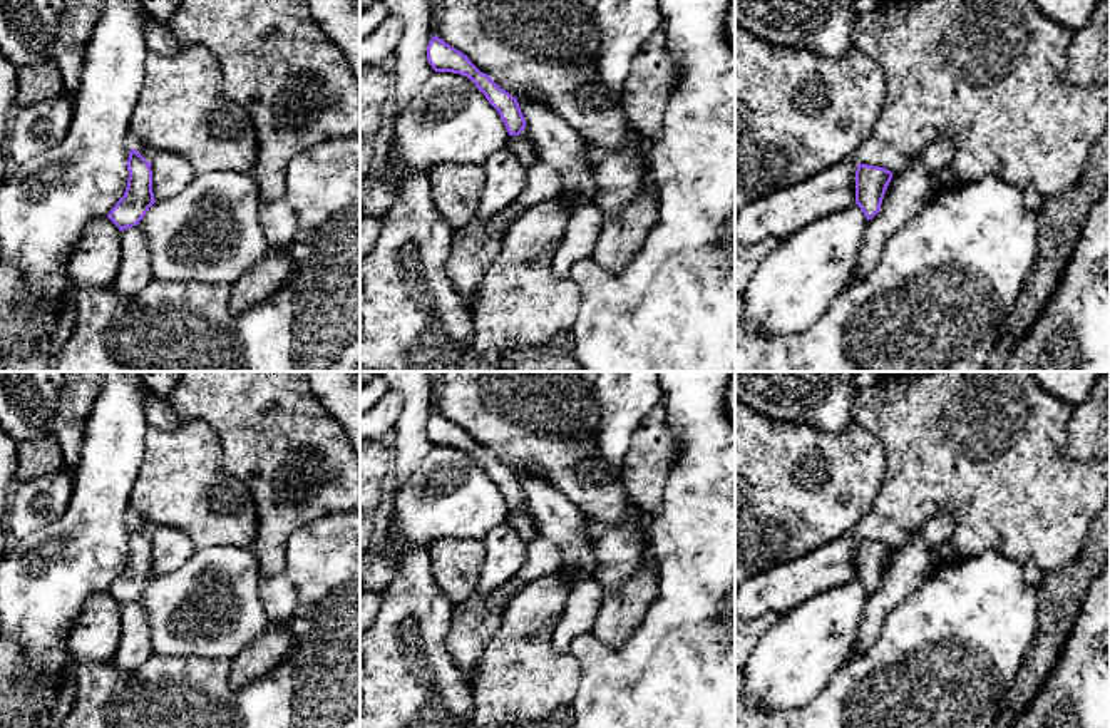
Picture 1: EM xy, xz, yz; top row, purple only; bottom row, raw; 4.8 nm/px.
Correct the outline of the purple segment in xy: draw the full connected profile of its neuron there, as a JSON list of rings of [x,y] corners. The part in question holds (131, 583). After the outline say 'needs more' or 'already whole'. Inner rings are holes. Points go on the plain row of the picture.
[[[131,524],[129,527],[127,546],[126,567],[107,589],[121,606],[137,601],[156,577],[151,537],[147,537],[136,524]]] | already whole

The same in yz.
[[[859,537],[856,546],[856,579],[862,584],[867,596],[881,586],[891,554],[891,546]]] | already whole

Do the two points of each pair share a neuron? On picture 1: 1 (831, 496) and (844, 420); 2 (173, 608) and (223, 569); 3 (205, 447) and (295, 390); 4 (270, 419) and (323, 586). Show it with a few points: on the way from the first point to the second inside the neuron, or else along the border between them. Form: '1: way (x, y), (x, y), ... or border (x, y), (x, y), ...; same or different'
1: border (804, 422), (834, 434), (856, 425); different
2: way (184, 608), (211, 581); same
3: border (190, 419), (216, 432), (221, 466), (233, 476); different
4: border (340, 511), (300, 526), (288, 539), (285, 559); different

